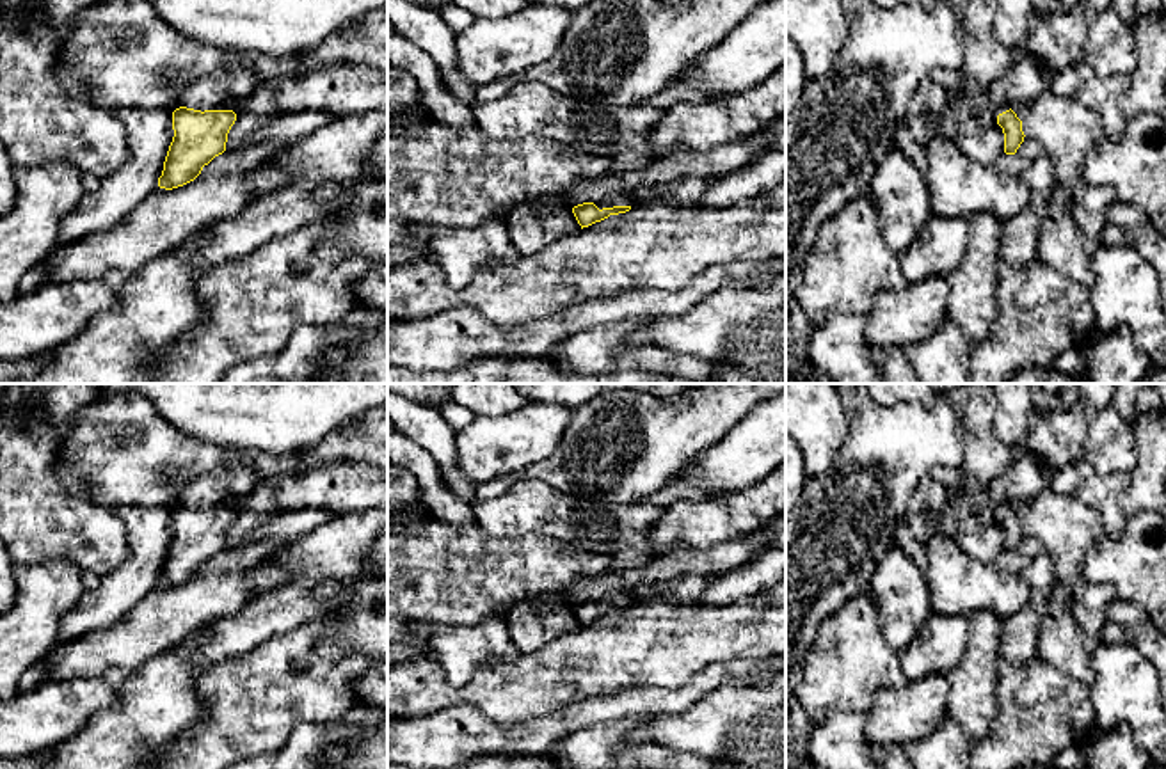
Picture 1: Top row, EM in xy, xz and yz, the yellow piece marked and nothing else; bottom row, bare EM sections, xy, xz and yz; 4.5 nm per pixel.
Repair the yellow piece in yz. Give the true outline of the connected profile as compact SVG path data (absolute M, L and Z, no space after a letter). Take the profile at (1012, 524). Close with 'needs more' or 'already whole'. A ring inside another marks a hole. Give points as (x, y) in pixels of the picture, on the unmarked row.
M1024 451L1008 471L988 485L988 497L997 522L1004 531L1004 551L1015 552L1024 540L1022 519L1011 508L1015 501L1033 499L1038 492L1050 487L1045 467Z; needs more

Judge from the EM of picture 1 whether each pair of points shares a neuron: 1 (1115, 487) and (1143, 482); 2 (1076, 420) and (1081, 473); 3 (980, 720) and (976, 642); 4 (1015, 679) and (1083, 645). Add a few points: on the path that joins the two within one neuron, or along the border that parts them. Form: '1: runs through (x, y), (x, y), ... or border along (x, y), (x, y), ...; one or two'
1: border along (1129, 475), (1129, 483), (1120, 501), (1126, 515); two
2: border along (1081, 457), (1062, 466), (1051, 476); two
3: runs through (978, 700), (978, 661); one
4: border along (1038, 658), (1085, 682); two

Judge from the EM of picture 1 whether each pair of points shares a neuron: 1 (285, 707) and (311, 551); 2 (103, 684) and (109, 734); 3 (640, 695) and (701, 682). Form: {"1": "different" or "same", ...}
{"1": "different", "2": "different", "3": "same"}

